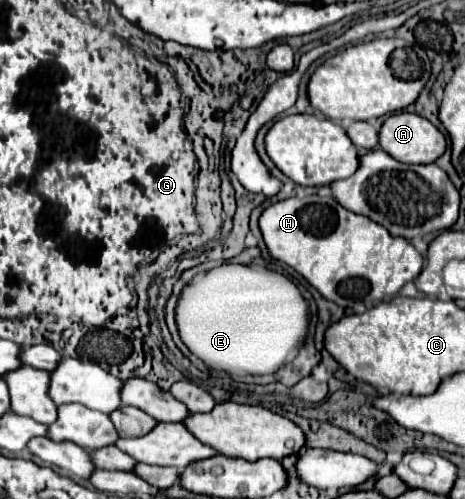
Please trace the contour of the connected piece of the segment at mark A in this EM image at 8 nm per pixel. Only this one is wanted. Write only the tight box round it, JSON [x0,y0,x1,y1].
[379,113,445,163]

